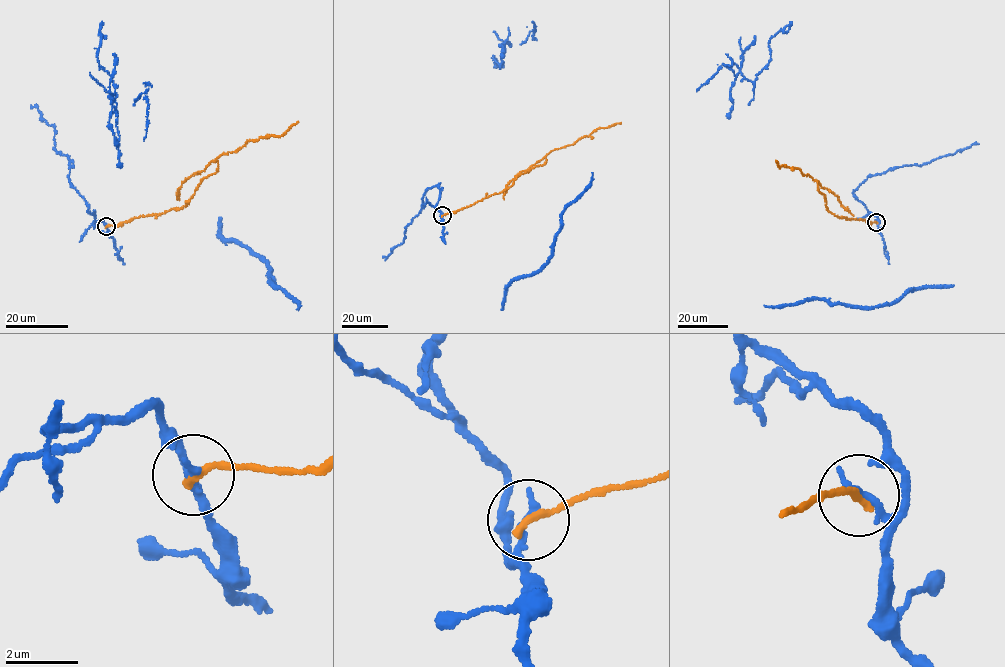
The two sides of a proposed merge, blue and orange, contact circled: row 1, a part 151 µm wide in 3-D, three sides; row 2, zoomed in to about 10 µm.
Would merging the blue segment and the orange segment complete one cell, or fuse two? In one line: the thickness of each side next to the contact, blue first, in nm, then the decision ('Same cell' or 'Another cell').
Thickness 240 nm (blue) against 240 nm. Another cell

